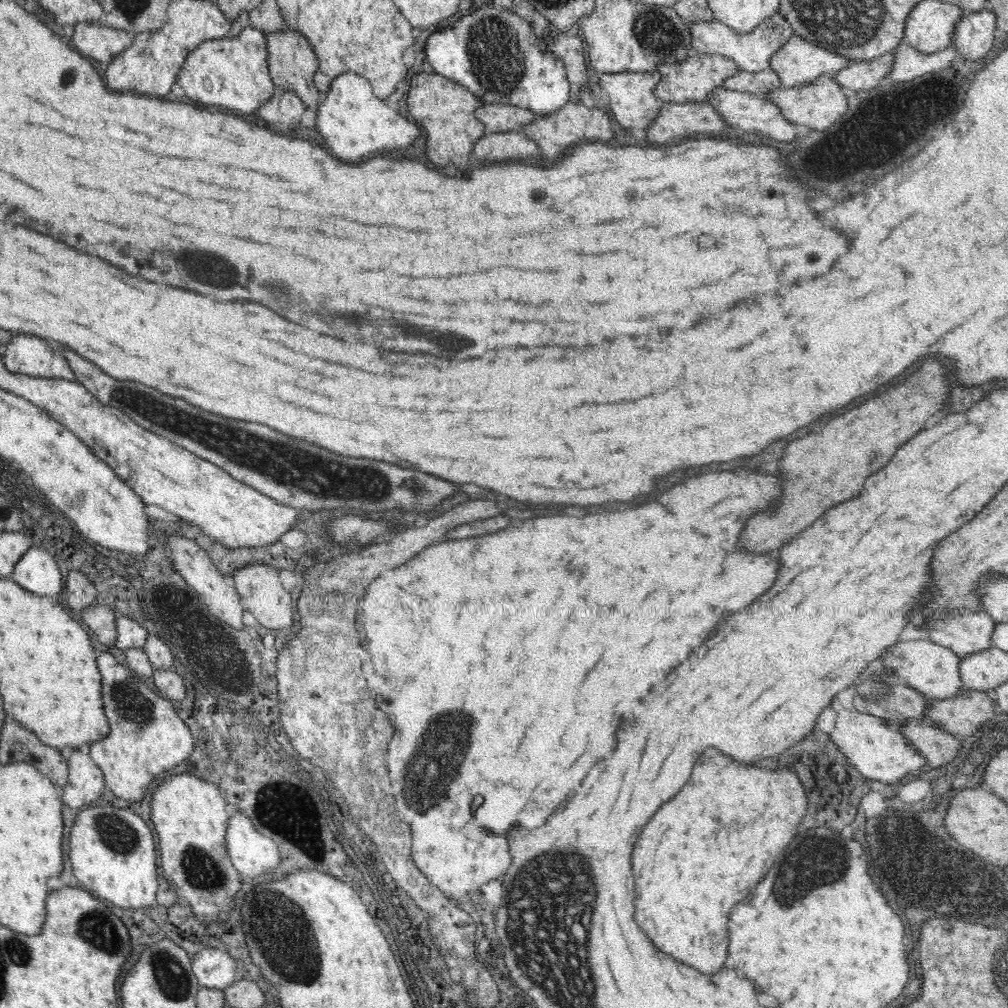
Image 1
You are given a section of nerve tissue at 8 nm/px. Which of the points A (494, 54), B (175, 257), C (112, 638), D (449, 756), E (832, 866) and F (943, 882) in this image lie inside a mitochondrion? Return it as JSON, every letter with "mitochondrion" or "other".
{"A":"mitochondrion","B":"mitochondrion","C":"other","D":"mitochondrion","E":"mitochondrion","F":"mitochondrion"}

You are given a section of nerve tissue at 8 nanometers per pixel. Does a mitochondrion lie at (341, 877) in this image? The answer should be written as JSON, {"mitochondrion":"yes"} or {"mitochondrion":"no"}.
{"mitochondrion":"no"}

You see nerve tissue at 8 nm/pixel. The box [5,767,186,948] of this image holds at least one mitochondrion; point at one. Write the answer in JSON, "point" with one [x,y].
{"point":[118,835]}

